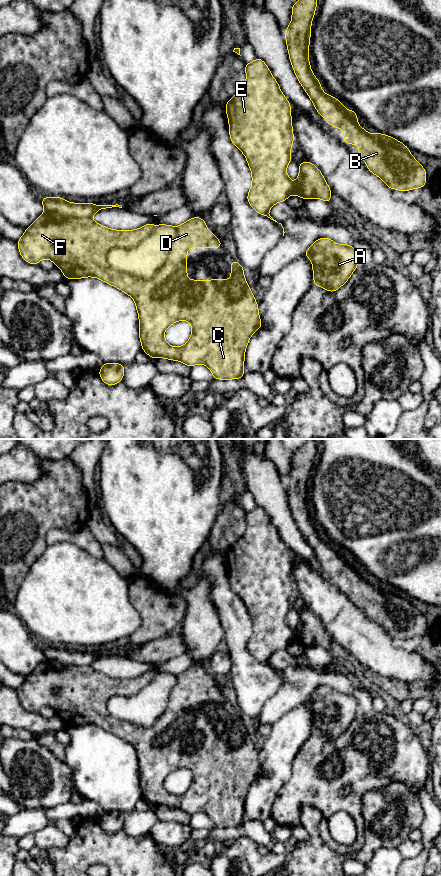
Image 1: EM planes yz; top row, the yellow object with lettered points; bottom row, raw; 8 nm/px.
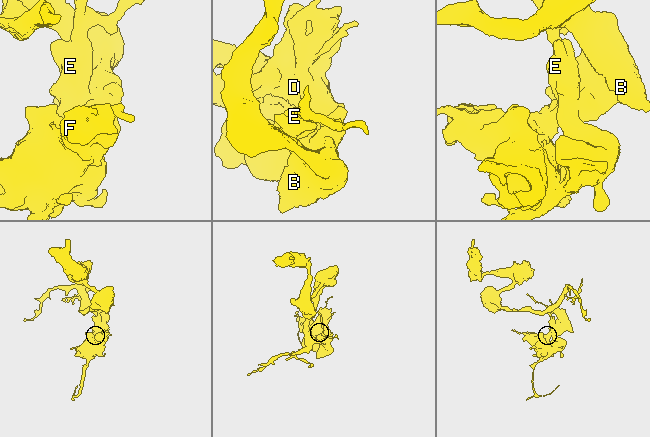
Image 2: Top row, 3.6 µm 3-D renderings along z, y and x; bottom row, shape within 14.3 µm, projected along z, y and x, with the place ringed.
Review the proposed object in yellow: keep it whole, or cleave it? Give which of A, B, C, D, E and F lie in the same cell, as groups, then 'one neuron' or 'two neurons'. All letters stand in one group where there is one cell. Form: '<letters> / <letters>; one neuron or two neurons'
A E / B C D F; two neurons

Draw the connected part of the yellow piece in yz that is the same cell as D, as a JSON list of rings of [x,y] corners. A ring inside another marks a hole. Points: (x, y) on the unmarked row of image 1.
[[[45,659],[29,676],[25,677],[24,683],[17,689],[17,693],[20,703],[29,712],[38,713],[41,707],[50,707],[54,710],[55,714],[62,718],[65,727],[96,725],[131,744],[135,749],[139,763],[139,785],[142,798],[151,806],[167,806],[169,808],[180,809],[190,816],[196,812],[204,812],[211,818],[214,827],[240,827],[244,823],[245,797],[251,783],[261,776],[262,770],[259,766],[258,752],[243,723],[244,716],[234,707],[231,709],[230,728],[187,727],[188,696],[223,695],[220,688],[214,684],[214,680],[207,679],[207,675],[205,669],[200,665],[193,665],[179,673],[176,683],[169,694],[164,713],[154,725],[148,728],[113,716],[107,709],[107,703],[113,696],[121,695],[128,697],[138,693],[152,682],[154,673],[151,671],[137,678],[112,678],[96,671],[90,665],[63,665],[57,661]],[[180,768],[187,768],[191,771],[191,785],[184,794],[172,795],[165,789],[164,780],[169,774]]]

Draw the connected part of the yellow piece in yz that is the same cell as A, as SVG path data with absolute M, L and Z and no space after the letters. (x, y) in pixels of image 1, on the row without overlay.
M319 686L304 700L313 713L314 733L334 740L346 731L359 714L358 701L351 693L334 691L330 686Z

